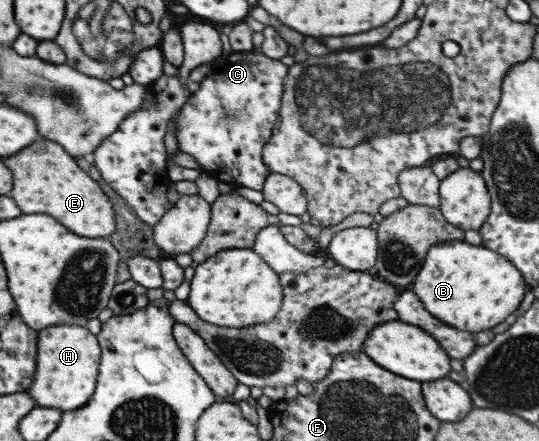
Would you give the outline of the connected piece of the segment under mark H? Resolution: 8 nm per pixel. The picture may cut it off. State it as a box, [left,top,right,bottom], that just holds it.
[27,326,101,412]

